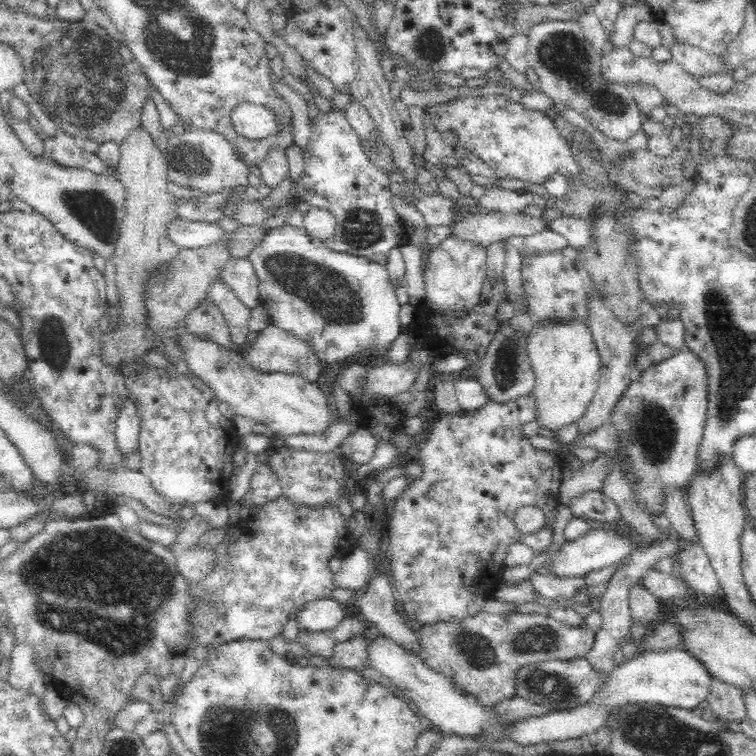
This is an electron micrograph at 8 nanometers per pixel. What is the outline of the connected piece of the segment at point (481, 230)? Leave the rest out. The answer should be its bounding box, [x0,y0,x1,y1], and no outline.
[450,213,545,250]

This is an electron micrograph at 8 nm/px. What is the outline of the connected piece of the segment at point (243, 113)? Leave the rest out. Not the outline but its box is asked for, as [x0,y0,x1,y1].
[231,105,272,141]

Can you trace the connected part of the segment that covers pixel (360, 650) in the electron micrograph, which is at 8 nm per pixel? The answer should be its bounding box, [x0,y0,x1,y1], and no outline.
[324,635,366,670]

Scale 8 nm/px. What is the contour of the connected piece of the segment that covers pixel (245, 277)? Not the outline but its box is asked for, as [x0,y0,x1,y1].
[220,256,260,309]

